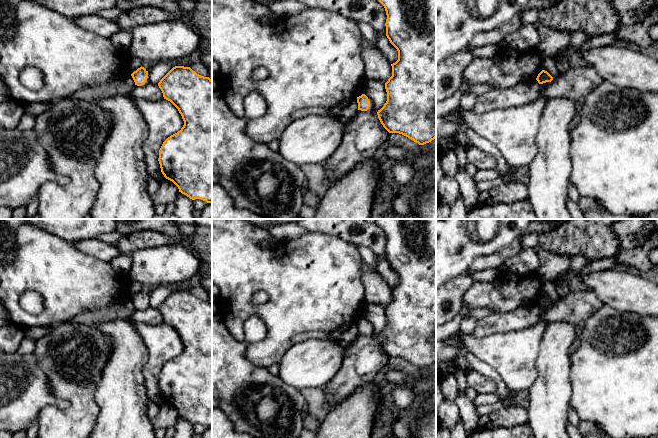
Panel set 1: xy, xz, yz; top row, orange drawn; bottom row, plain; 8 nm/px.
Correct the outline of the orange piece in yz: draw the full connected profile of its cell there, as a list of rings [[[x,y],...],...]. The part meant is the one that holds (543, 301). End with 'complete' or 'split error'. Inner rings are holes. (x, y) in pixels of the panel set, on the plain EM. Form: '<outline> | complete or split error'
[[[542,294],[536,304],[538,305],[539,308],[543,308],[543,307],[546,307],[546,306],[551,306],[553,304],[553,301],[545,294]]] | complete

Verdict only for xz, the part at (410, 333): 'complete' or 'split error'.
complete

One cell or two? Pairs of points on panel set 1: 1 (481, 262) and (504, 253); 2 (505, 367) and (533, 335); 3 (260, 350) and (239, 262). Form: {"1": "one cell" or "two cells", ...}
{"1": "one cell", "2": "one cell", "3": "one cell"}

